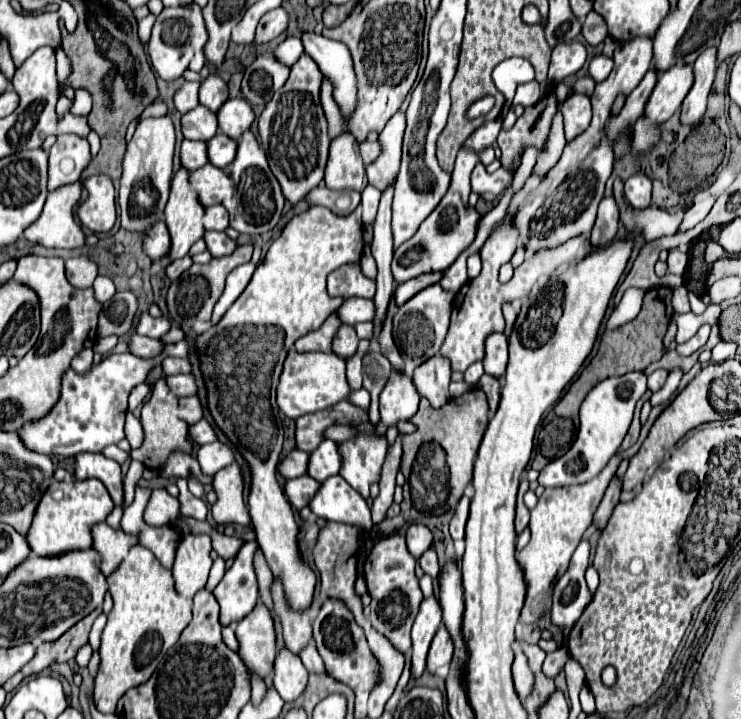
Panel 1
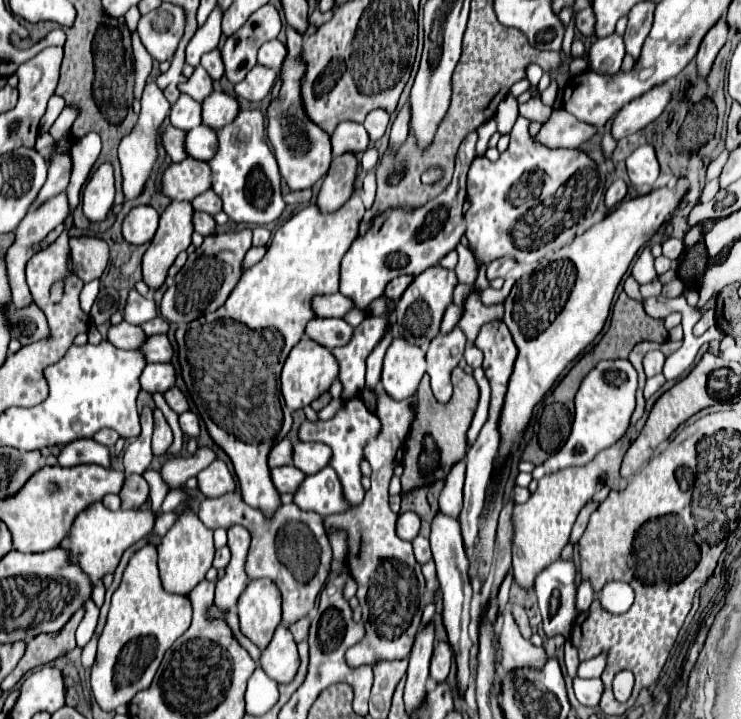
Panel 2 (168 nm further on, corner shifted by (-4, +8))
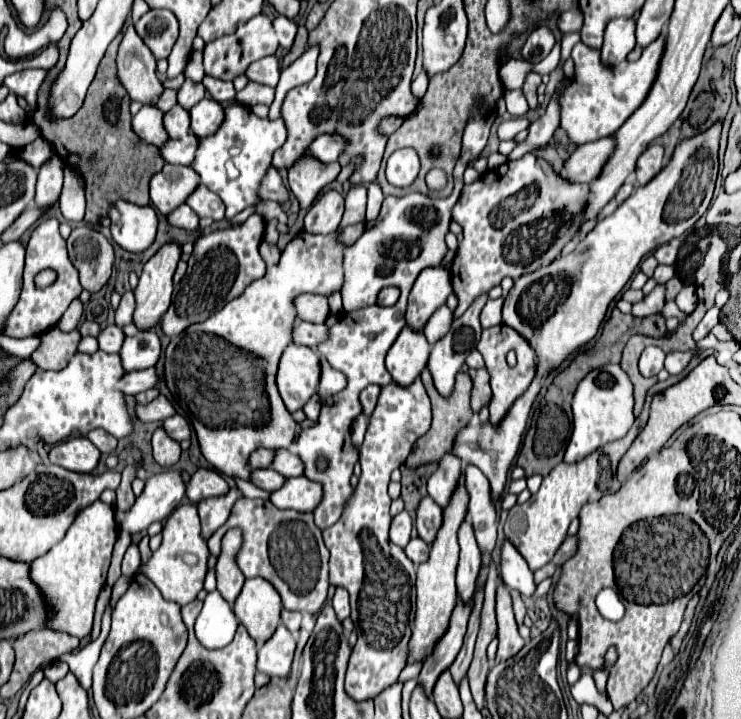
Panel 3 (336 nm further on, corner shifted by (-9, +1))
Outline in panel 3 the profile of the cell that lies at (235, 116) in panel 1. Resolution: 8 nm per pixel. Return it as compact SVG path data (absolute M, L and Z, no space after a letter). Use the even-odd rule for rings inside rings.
M203 98L195 108L189 110L189 114L191 114L191 130L199 138L213 136L219 124L223 124L223 106L211 98Z

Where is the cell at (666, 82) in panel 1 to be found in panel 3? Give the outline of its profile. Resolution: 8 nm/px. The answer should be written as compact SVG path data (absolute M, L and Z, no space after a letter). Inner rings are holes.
M615 136L583 144L565 162L561 174L567 176L571 182L593 184L599 178L603 164L607 164L607 160L611 158L613 150L615 150Z

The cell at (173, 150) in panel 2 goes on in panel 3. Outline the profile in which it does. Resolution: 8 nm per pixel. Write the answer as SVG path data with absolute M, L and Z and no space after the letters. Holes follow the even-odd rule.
M143 106L137 116L133 116L133 130L139 138L159 148L169 140L167 130L163 128L163 112L155 106Z

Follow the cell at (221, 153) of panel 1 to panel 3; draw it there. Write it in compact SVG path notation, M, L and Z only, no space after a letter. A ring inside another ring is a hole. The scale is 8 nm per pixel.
M187 134L179 140L169 140L161 148L161 154L163 154L165 162L169 162L169 164L189 166L191 160L195 160L195 148L197 146L199 146L199 138L195 134Z

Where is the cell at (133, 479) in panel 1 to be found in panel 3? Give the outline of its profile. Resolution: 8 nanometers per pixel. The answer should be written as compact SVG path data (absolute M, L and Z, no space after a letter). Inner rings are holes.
M167 470L151 476L145 482L145 490L135 498L135 504L127 512L115 512L117 524L129 534L147 530L149 524L165 520L185 498L183 470Z

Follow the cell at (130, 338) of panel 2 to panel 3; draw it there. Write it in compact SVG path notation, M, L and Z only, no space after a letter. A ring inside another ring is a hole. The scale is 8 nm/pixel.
M109 324L105 326L105 330L101 330L101 334L97 336L99 340L99 350L105 350L105 352L113 352L113 354L119 354L119 348L123 344L123 330L115 324Z

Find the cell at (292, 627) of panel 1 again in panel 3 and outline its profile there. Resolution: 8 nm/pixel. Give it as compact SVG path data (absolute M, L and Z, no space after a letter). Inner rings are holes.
M241 496L227 518L223 528L217 528L209 538L211 554L219 554L221 538L229 528L243 528L243 546L237 556L237 564L245 578L265 578L281 594L283 608L291 612L317 614L329 590L329 550L323 544L321 530L315 528L311 512L295 512L275 508L267 500L251 500Z

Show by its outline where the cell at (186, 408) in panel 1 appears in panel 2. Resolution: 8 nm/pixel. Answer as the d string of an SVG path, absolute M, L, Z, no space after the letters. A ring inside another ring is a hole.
M176 387L168 389L168 391L164 393L164 399L166 399L166 403L170 405L172 411L176 411L176 413L184 413L184 411L188 411L186 397L180 393L180 389L176 389Z

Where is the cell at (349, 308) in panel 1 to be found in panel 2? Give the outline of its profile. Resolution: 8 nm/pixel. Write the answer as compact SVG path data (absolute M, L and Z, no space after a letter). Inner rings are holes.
M340 293L312 297L312 311L316 317L342 317L350 309L354 309L354 303Z

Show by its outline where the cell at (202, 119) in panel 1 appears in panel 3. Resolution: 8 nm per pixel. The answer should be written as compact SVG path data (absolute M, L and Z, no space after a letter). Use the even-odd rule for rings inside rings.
M179 104L173 106L165 114L163 124L165 124L165 130L167 130L167 134L171 138L183 138L183 136L187 136L191 132L191 116L189 116L189 112L185 108L179 108Z

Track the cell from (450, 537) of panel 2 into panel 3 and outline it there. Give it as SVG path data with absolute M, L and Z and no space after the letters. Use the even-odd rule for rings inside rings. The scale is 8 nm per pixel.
M429 496L423 498L417 508L415 528L427 544L431 544L431 540L435 540L435 532L439 532L439 524L443 524L443 508L439 504L435 504Z

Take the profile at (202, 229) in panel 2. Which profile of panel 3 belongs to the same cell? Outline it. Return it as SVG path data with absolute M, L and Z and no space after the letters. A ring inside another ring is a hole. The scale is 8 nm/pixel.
M187 204L179 206L177 210L173 210L167 216L169 224L177 226L177 228L185 228L185 230L199 230L199 216L195 216L195 212L191 212L191 208L187 208Z

